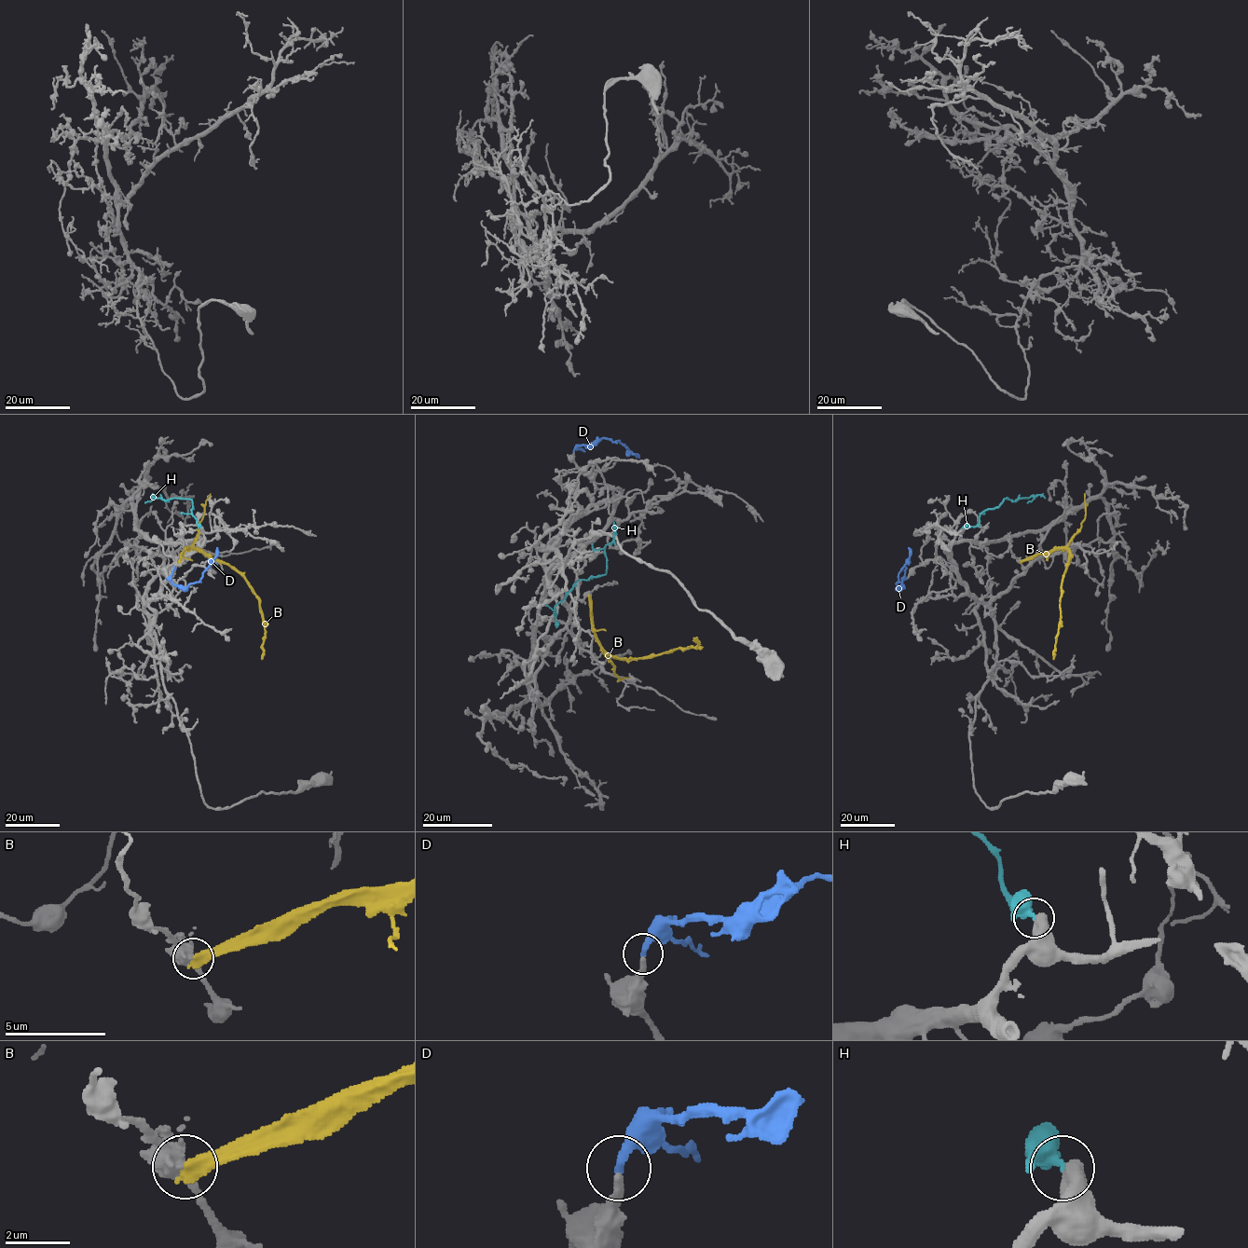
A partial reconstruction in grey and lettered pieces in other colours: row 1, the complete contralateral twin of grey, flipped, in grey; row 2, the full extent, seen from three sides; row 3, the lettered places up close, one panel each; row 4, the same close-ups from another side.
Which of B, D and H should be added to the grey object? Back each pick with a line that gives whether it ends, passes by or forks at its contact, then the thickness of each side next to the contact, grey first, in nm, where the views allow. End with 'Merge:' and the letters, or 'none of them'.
D: it ends there; 280 nm thick on the grey side, 280 nm on the other
Merge: D

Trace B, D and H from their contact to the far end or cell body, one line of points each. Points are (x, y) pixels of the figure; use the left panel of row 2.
B: (179, 561), (185, 550), (193, 548), (232, 566), (245, 579), (258, 600), (265, 630), (261, 659)
D: (167, 578), (183, 587), (196, 582), (216, 555), (216, 547)
H: (200, 527), (191, 512), (191, 500), (171, 498), (164, 500), (152, 497), (153, 494), (153, 498)

